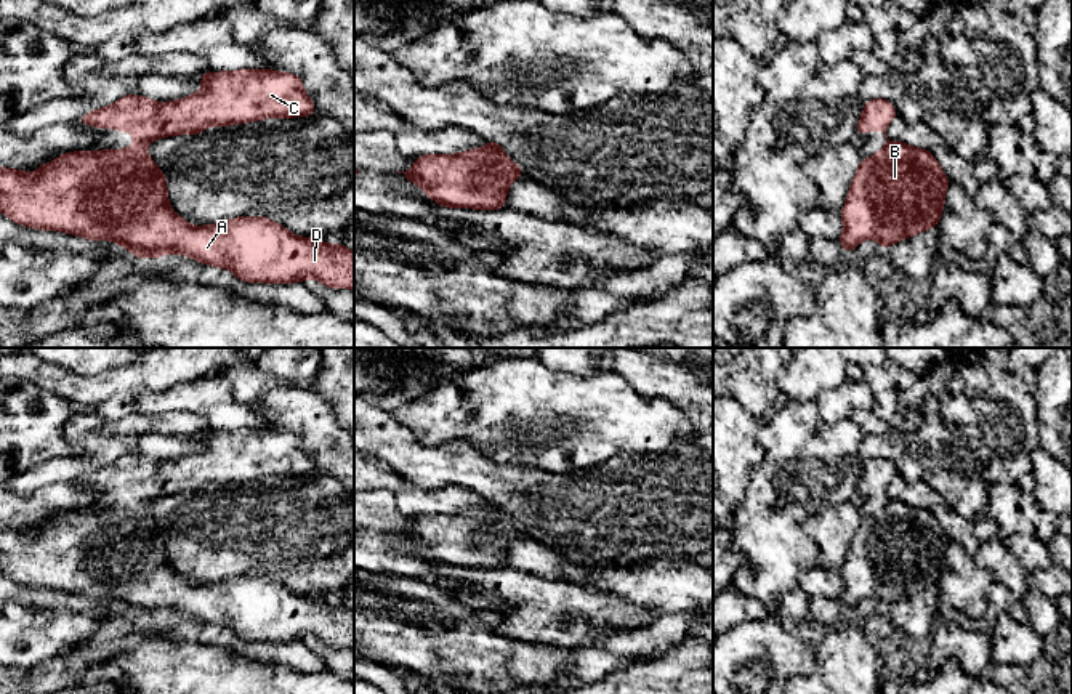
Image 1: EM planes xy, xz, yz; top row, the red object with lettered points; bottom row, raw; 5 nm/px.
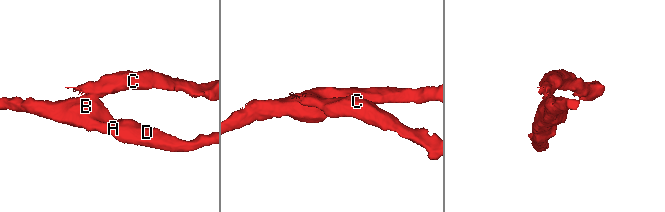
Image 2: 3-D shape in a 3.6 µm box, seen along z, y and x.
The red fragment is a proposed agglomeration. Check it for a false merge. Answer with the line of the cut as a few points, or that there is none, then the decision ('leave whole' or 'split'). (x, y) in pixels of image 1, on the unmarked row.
cut xy (114, 508), (124, 513), (145, 512); split

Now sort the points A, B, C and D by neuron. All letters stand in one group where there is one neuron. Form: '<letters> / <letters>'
A B D / C

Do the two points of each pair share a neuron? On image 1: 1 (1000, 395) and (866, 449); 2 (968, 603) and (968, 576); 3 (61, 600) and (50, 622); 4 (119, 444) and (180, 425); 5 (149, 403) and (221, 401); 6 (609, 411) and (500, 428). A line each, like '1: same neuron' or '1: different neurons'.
1: same neuron
2: same neuron
3: different neurons
4: different neurons
5: same neuron
6: same neuron

